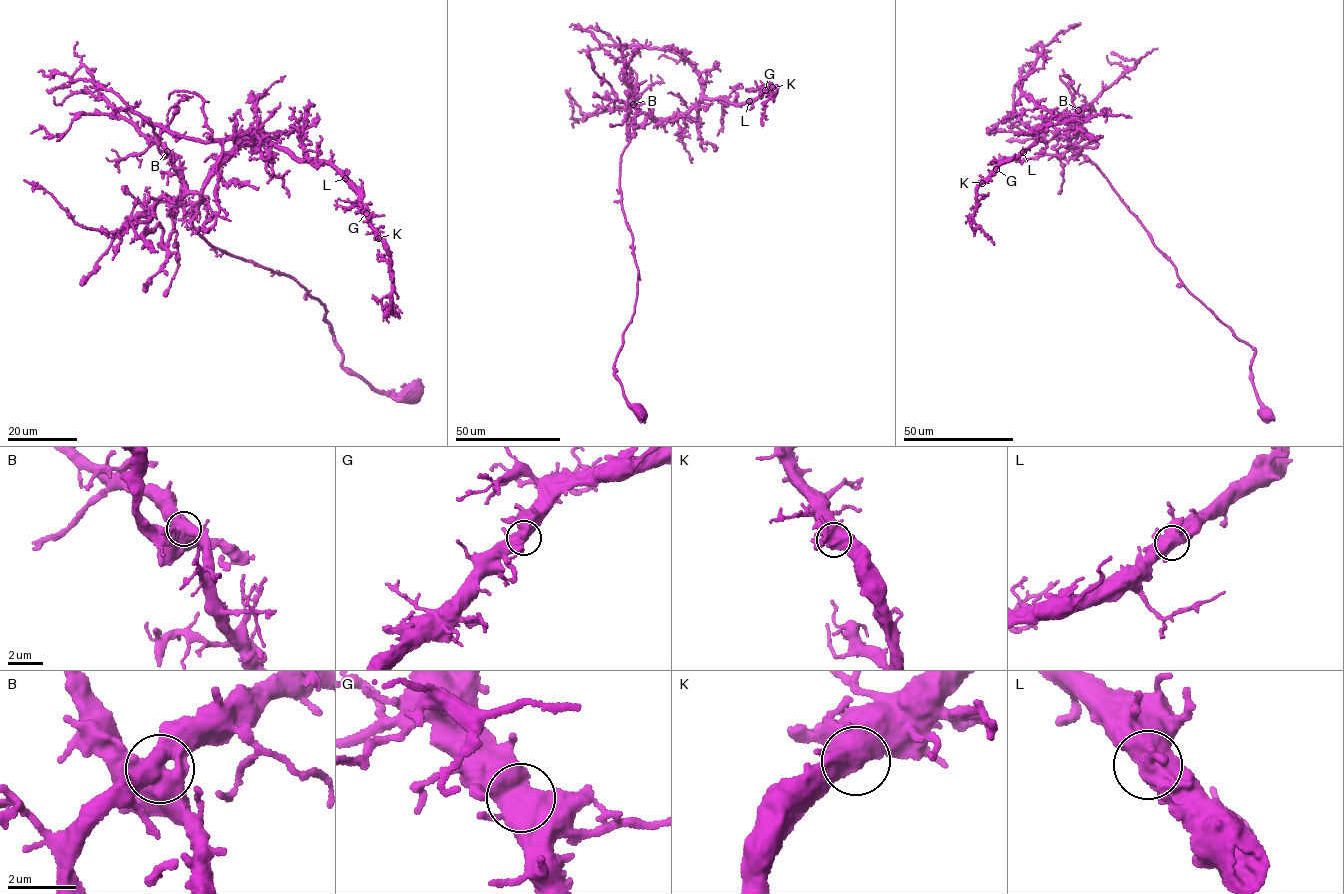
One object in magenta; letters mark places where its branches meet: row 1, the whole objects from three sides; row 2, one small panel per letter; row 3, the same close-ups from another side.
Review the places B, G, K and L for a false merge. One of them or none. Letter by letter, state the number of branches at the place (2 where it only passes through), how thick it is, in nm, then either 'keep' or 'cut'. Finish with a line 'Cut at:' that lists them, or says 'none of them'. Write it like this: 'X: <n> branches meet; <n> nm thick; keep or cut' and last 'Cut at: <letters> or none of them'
B: 3 branches meet; 650 nm thick; cut
G: 3 branches meet; 500 nm thick; keep
K: 3 branches meet; 550 nm thick; keep
L: 3 branches meet; 550 nm thick; keep
Cut at: B

